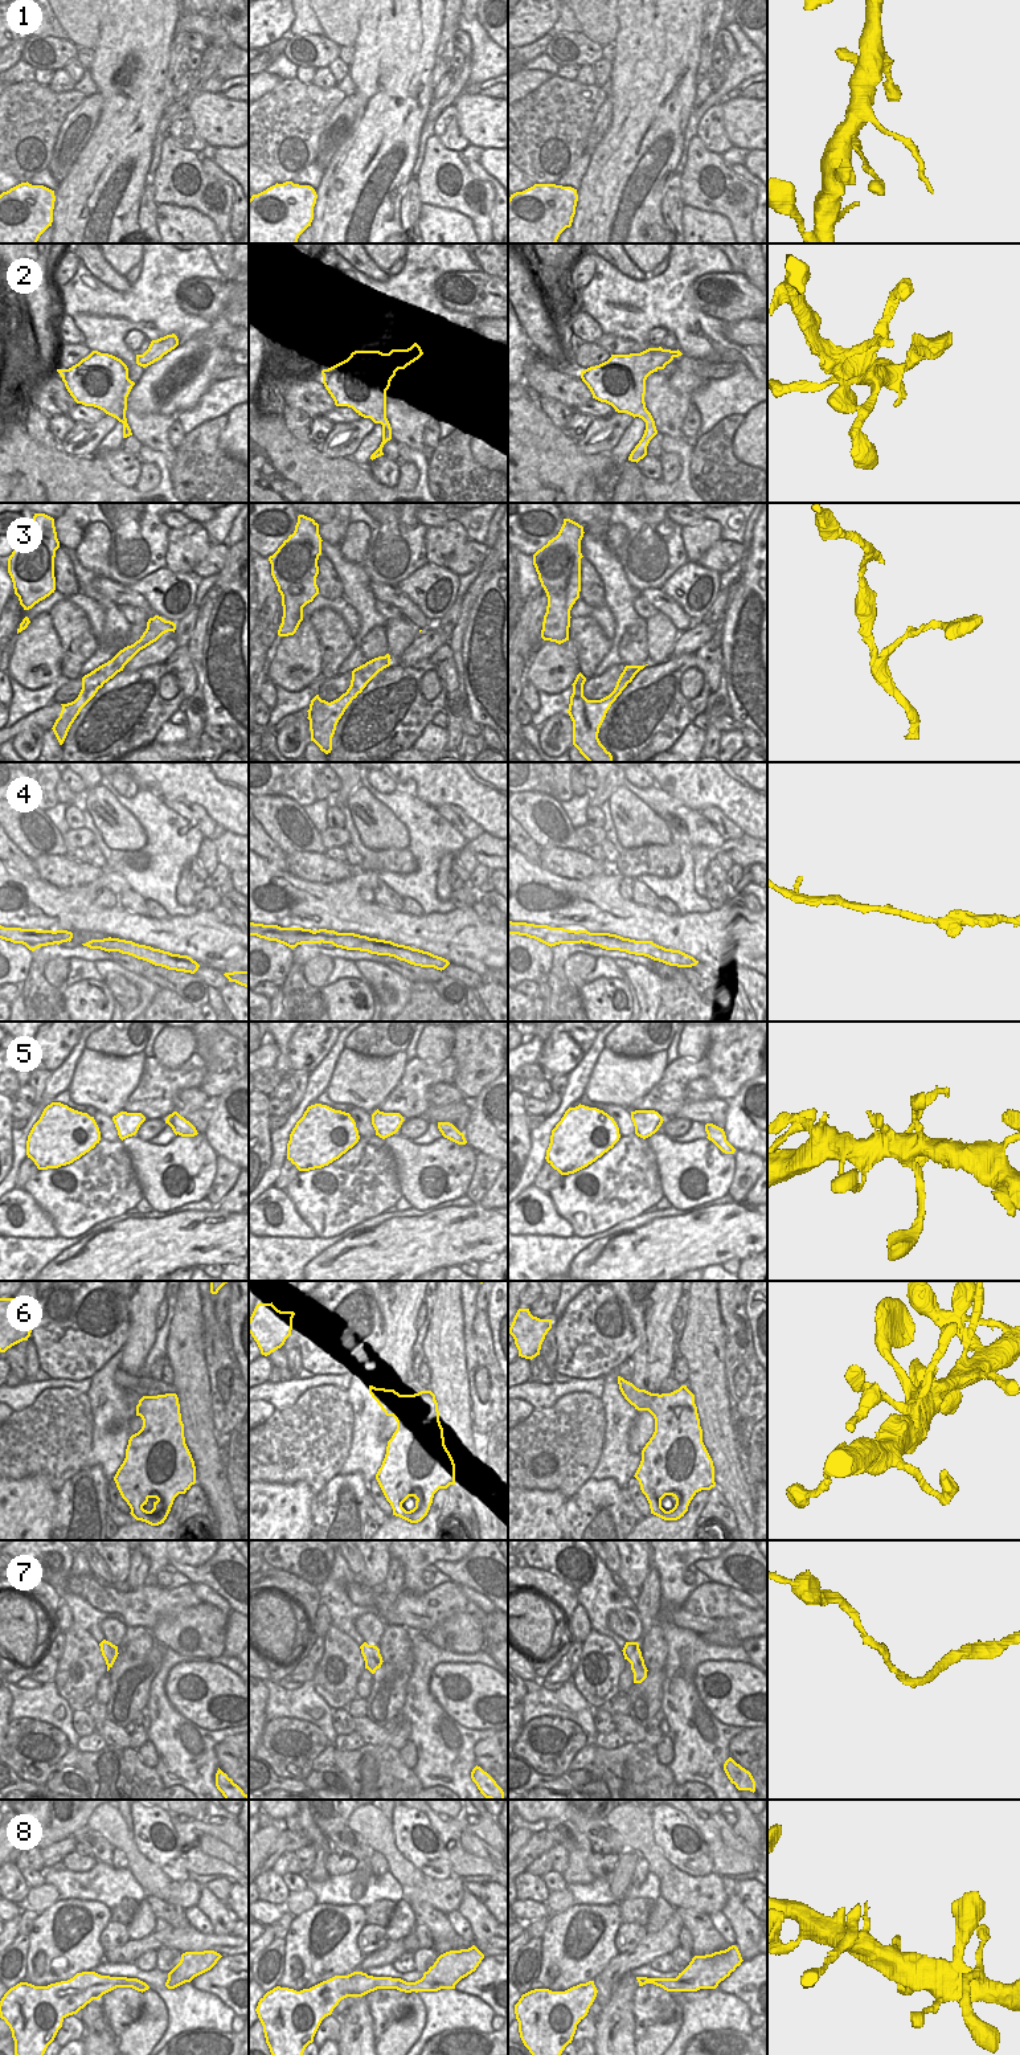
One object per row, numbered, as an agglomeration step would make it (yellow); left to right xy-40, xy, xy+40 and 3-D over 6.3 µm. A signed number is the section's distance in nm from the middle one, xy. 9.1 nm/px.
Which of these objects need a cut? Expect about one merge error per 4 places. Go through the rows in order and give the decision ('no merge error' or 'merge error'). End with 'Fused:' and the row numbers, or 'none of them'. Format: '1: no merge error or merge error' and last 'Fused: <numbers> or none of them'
1: merge error
2: no merge error
3: no merge error
4: no merge error
5: no merge error
6: no merge error
7: no merge error
8: no merge error
Fused: 1

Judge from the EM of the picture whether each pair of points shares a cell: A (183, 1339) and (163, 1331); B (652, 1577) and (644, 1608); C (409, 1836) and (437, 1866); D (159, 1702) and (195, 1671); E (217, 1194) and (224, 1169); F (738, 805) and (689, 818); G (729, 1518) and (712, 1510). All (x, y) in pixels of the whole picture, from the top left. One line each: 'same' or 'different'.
A: different
B: same
C: same
D: different
E: same
F: different
G: same

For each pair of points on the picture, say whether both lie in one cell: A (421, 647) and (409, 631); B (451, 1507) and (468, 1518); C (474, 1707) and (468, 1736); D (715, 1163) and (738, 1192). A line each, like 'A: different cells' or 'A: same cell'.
A: different cells
B: same cell
C: different cells
D: different cells

